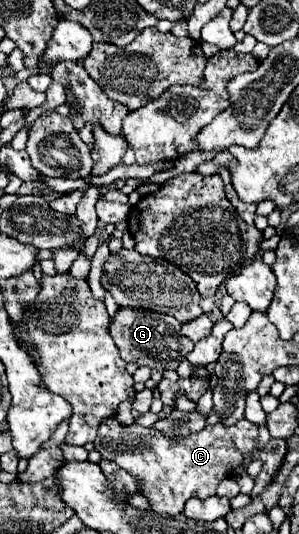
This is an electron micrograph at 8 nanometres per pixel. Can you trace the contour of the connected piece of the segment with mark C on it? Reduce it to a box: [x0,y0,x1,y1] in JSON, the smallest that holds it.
[94,418,258,516]

